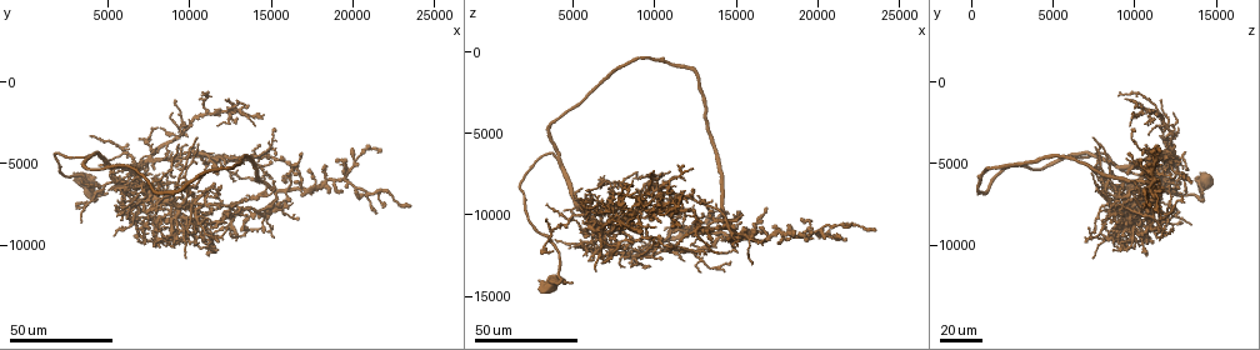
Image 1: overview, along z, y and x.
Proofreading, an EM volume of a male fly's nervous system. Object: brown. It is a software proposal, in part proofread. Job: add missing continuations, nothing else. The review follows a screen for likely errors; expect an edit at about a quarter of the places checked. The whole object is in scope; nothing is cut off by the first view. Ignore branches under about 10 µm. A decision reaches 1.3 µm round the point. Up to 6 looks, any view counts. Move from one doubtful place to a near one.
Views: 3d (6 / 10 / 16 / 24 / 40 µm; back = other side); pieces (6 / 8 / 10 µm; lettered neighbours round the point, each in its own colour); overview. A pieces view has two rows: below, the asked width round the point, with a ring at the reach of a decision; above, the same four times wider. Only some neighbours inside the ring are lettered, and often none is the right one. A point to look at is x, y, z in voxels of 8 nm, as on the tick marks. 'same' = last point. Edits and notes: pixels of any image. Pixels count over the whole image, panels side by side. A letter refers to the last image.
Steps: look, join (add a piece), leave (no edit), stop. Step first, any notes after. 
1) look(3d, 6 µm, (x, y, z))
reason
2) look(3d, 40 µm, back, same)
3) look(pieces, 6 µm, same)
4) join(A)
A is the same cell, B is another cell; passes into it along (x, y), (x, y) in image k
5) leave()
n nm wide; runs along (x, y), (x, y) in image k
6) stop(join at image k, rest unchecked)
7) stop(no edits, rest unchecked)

look(3d, 40 µm, (15200, 4400, 10400))

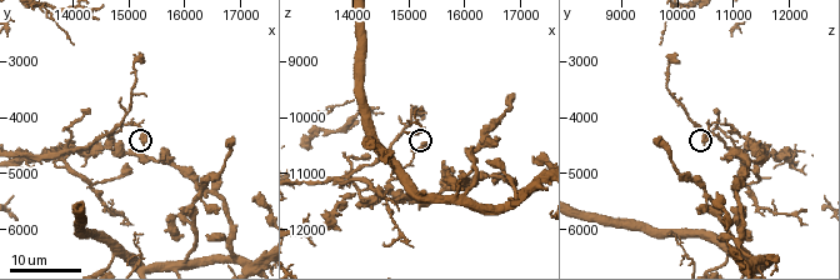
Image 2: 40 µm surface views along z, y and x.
look(pieces, 10 µm, (15250, 4500, 10500))

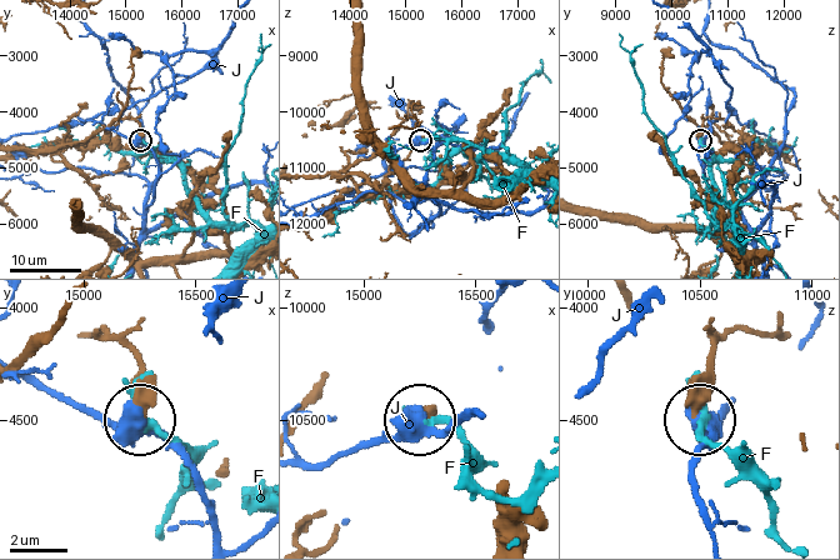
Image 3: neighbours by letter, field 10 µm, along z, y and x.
leave()
F and J are other cells; runs along (780, 338), (744, 330), (723, 338), (696, 414) in image 3; no lettered piece goes on from it

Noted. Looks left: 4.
look(3d, 24 µm, (14600, 8800, 12400))
free end

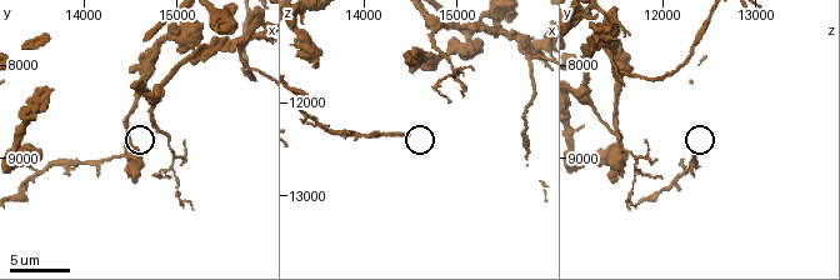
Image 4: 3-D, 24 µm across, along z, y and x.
look(pieces, 8 µm, (14450, 8950, 12350))

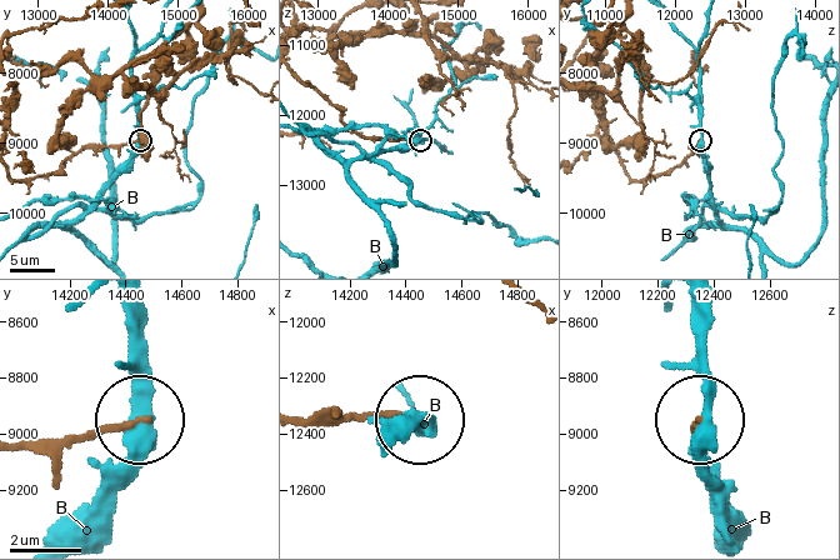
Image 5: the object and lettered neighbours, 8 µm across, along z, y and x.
leave()
B is another cell; runs along (23, 445), (85, 441), (136, 418) in image 5; none of them fits

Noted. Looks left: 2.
look(3d, 40 µm, (12600, 9400, 10200))
free end

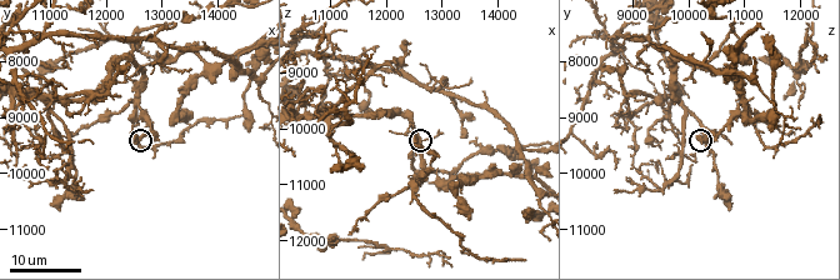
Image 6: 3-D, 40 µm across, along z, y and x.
look(pieces, 10 µm, (12550, 9300, 10150))

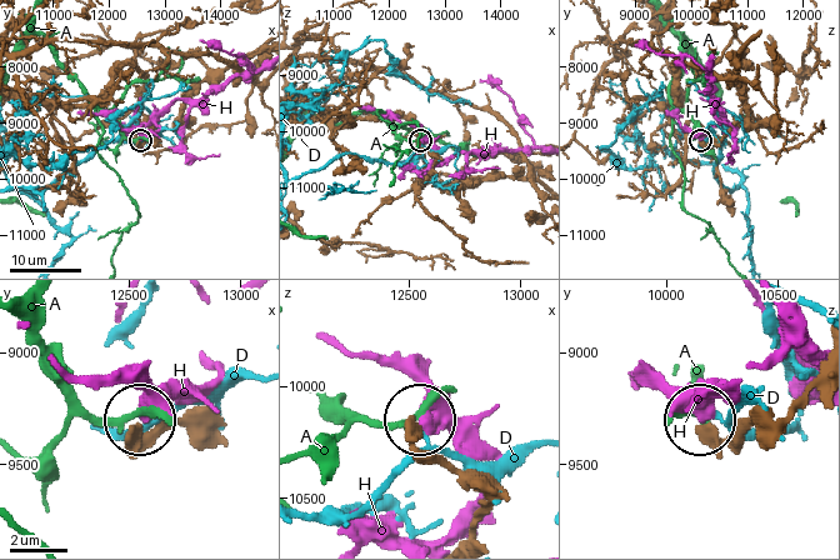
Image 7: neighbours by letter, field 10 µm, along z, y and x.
leave()
A, D and H are other cells; none of them fits

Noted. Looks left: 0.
stop(no edits, rest unchecked)

